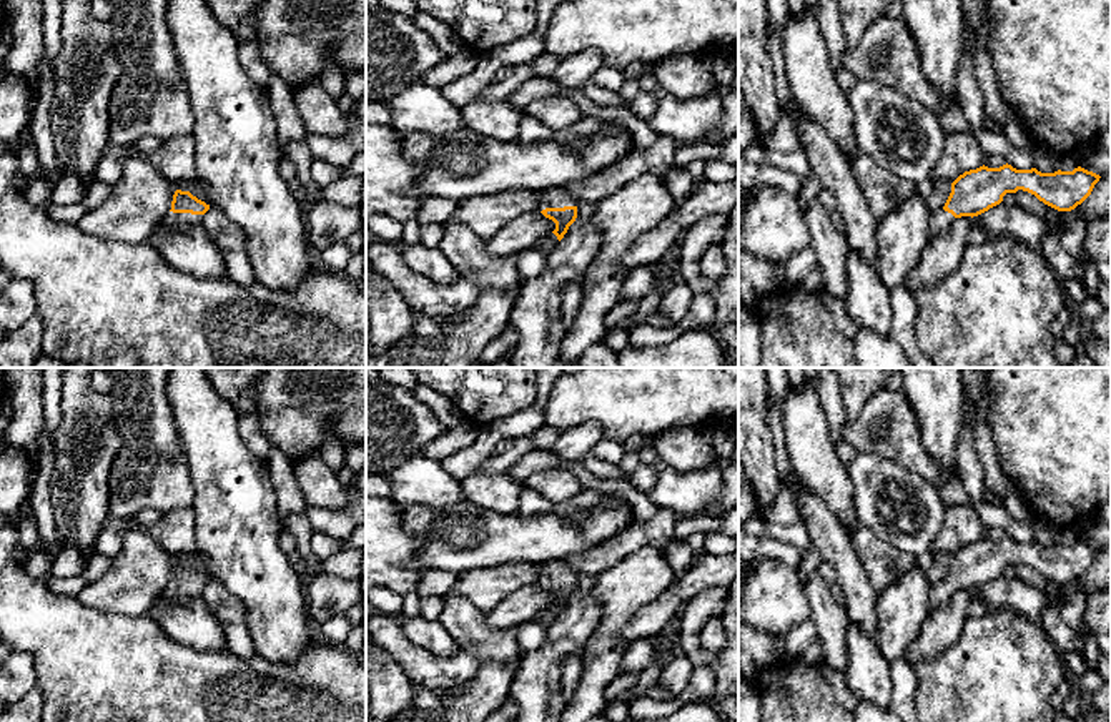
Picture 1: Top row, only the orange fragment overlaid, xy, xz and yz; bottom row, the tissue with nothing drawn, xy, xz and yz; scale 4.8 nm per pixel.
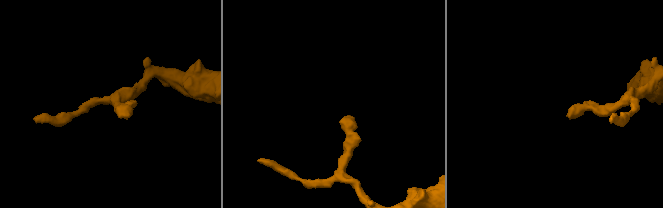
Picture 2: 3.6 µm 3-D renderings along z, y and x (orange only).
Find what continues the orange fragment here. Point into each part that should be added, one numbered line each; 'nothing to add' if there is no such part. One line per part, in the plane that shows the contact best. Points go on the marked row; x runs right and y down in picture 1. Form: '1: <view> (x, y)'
1: xz (549, 197)

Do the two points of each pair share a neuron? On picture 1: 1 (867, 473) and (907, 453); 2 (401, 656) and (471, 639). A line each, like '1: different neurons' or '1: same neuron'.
1: different neurons
2: different neurons

